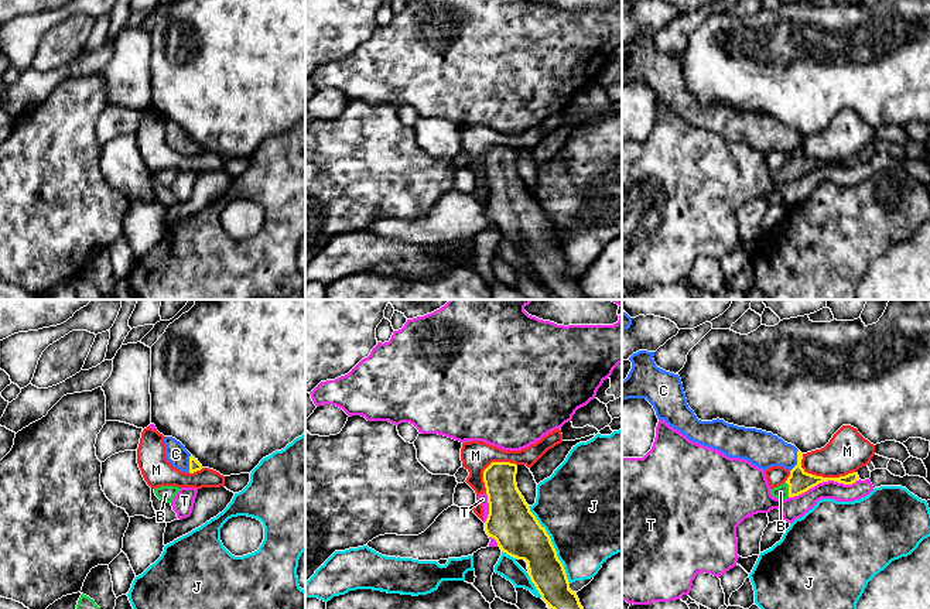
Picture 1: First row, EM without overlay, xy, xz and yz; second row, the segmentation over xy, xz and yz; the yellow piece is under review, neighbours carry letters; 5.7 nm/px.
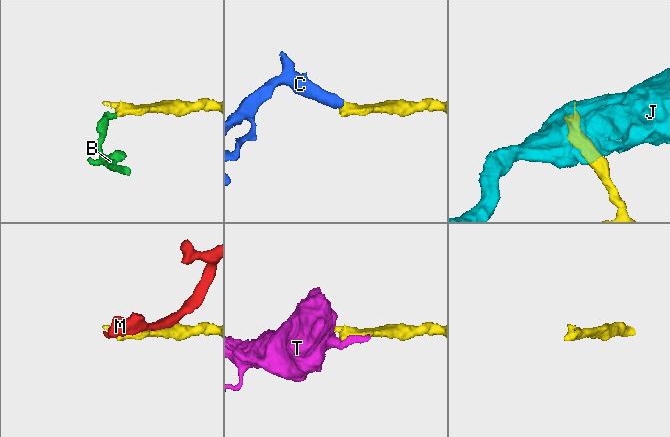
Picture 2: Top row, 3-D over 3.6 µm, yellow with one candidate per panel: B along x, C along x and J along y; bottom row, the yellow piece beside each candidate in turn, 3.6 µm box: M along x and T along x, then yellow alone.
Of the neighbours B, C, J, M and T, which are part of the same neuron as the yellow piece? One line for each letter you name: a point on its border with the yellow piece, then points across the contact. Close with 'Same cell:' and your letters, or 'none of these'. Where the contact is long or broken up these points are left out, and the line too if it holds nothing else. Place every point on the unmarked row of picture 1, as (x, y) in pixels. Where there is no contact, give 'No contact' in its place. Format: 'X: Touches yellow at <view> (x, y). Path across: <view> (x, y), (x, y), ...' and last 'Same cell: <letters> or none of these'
B: Touches yellow at yz (789, 173). Path across: yz (799, 164), (789, 173), (780, 175)
C: Touches yellow at yz (797, 144). Path across: yz (799, 164), (797, 144), (787, 139), (763, 133)
Same cell: B, C

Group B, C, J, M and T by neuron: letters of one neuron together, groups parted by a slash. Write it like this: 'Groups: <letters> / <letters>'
Groups: B C / J / M / T

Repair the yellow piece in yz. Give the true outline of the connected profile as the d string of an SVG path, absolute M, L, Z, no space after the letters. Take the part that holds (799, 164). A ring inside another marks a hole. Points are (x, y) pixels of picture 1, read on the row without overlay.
M639 34L629 41L632 52L622 64L622 85L646 82L659 103L664 103L690 124L717 133L729 141L746 143L763 154L772 150L789 153L787 164L770 172L773 181L782 184L794 181L828 164L844 168L859 164L857 155L840 161L807 157L801 151L803 137L772 116L738 110L719 102L698 103L687 88L680 59L657 51L653 40L654 35Z

